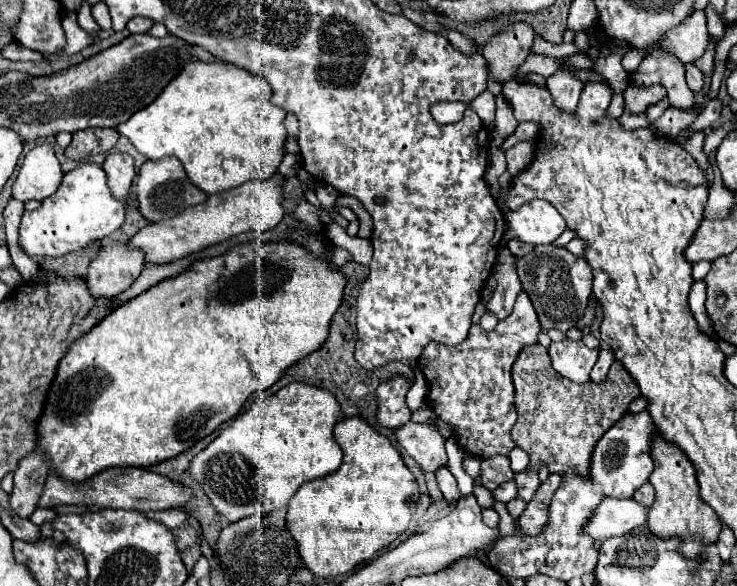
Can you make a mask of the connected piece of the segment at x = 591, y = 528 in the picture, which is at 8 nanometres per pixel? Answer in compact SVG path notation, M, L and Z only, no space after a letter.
M603 499L587 521L585 533L597 541L621 537L637 527L643 527L647 521L647 511L647 505L641 505L633 499Z

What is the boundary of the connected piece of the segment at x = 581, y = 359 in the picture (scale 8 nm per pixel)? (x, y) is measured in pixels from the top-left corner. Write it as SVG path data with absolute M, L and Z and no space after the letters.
M559 341L551 343L547 349L551 357L551 367L561 375L575 383L589 381L589 371L593 369L599 351L589 349L583 341Z

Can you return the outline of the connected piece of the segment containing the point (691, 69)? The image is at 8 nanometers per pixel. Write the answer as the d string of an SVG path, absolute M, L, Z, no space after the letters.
M685 63L685 79L691 91L699 93L703 89L703 73L693 63Z

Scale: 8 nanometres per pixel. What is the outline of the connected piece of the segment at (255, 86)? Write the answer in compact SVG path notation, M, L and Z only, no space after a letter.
M189 61L189 65L185 65L185 69L161 91L161 97L157 97L153 105L133 113L133 117L119 125L117 131L151 161L165 155L175 155L183 163L191 183L203 189L207 195L213 195L253 179L267 179L277 171L285 155L287 131L283 121L287 113L271 103L271 95L273 91L269 81L249 73L249 69L221 61Z

